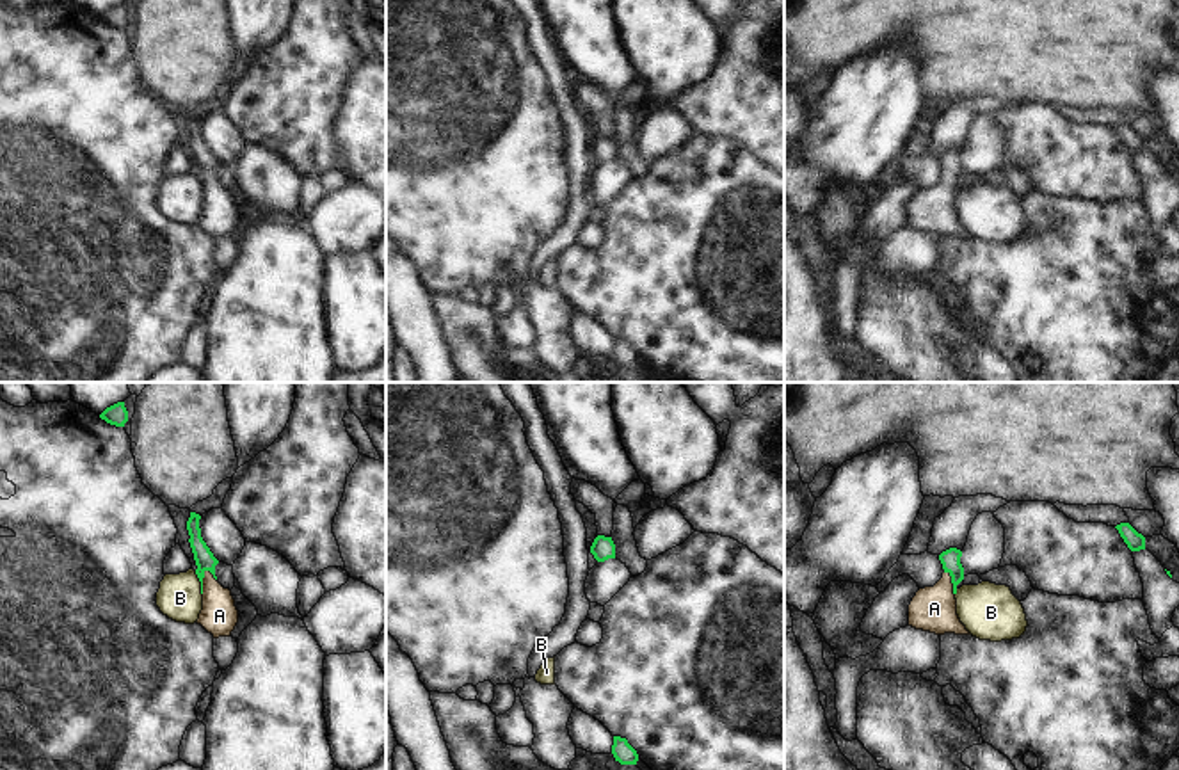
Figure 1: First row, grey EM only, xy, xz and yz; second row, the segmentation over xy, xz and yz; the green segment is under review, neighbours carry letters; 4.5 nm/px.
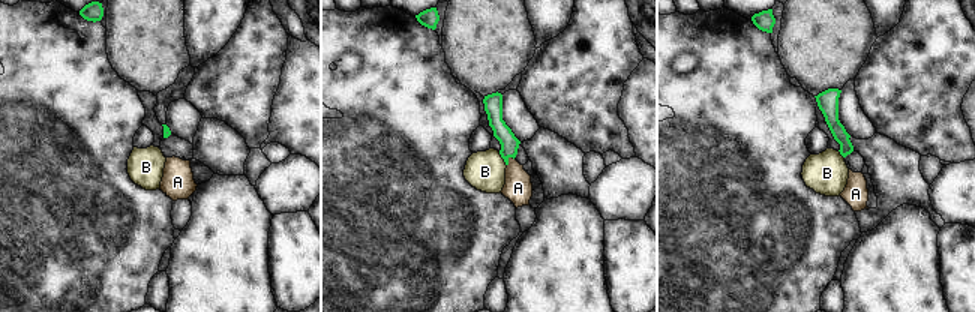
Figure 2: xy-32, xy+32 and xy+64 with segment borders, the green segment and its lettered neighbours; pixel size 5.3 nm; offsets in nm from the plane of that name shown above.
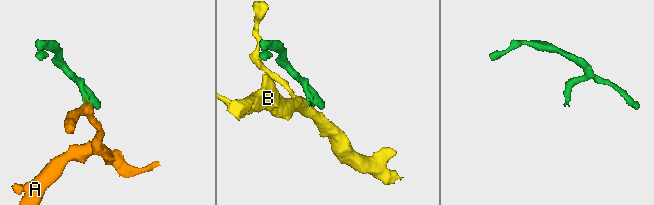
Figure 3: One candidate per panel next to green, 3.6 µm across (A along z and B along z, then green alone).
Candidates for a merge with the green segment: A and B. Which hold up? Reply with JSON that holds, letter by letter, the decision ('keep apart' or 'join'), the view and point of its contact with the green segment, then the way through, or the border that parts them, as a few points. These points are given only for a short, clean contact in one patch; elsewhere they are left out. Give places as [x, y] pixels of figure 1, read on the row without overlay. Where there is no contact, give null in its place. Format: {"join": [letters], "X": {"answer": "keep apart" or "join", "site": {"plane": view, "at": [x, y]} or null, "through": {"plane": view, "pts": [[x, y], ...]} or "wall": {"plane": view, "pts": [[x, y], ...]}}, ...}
{"join": ["A"], "A": {"answer": "join", "site": {"plane": "xy", "at": [201, 184]}, "through": {"plane": "xy", "pts": [[205, 162], [201, 184], [214, 196], [219, 217]]}}, "B": {"answer": "keep apart", "site": {"plane": "xy", "at": [201, 185]}, "wall": {"plane": "xy", "pts": [[194, 173], [201, 196]]}}}

